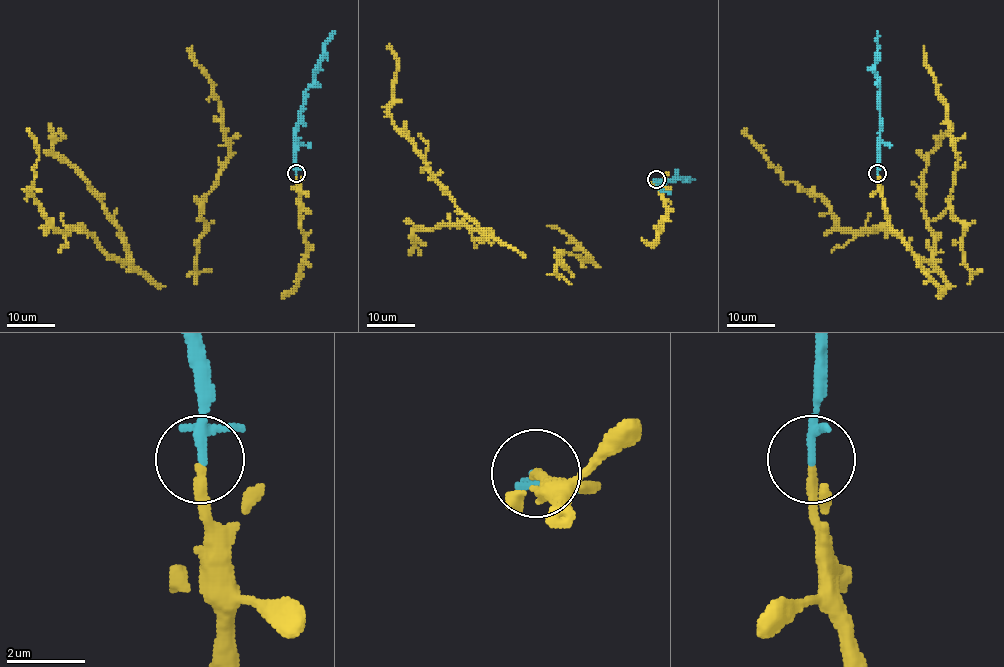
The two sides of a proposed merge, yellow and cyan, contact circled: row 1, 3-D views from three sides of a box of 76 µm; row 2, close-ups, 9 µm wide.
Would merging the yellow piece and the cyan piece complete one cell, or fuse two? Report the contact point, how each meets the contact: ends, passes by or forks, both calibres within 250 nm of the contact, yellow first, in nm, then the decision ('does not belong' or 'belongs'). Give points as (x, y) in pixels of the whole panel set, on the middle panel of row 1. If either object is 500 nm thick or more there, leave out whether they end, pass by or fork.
place (656, 179); yellow ends; cyan forks; calibres 240 and 150 nm; belongs

